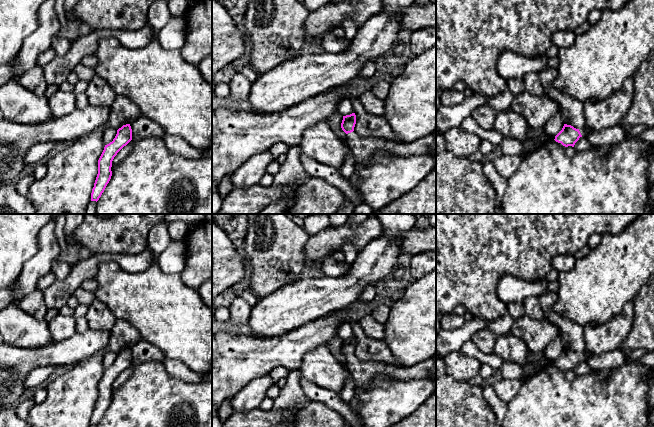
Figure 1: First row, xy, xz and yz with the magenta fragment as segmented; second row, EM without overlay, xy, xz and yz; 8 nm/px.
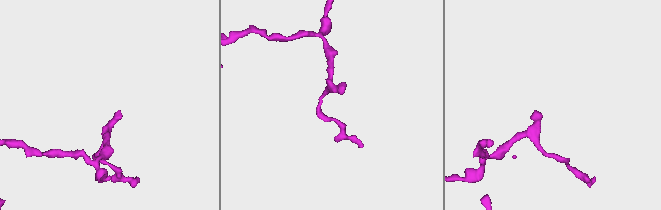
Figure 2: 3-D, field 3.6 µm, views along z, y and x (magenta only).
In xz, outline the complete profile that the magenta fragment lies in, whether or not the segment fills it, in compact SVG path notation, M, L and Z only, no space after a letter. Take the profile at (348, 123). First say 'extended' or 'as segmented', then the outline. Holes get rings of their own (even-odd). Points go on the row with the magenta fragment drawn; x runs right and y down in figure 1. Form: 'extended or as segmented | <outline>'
extended | M355 113L343 116L341 128L347 134L346 142L355 158L354 172L349 178L353 187L361 179L357 172L366 166L375 154L381 151L397 157L433 156L436 151L436 137L433 134L408 144L399 143L390 139L361 137L354 131L355 124Z

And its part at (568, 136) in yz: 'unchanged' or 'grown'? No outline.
grown

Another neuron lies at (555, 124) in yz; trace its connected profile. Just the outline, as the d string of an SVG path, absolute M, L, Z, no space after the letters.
M559 110L549 119L543 130L549 140L554 140L555 136L562 130L563 126L564 122L562 119L561 110Z

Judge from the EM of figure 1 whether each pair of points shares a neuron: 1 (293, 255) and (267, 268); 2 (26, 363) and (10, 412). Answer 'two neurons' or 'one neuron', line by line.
1: one neuron
2: two neurons

